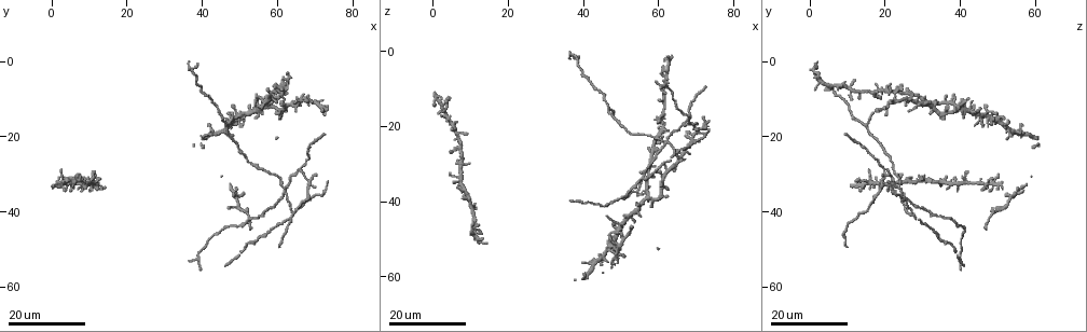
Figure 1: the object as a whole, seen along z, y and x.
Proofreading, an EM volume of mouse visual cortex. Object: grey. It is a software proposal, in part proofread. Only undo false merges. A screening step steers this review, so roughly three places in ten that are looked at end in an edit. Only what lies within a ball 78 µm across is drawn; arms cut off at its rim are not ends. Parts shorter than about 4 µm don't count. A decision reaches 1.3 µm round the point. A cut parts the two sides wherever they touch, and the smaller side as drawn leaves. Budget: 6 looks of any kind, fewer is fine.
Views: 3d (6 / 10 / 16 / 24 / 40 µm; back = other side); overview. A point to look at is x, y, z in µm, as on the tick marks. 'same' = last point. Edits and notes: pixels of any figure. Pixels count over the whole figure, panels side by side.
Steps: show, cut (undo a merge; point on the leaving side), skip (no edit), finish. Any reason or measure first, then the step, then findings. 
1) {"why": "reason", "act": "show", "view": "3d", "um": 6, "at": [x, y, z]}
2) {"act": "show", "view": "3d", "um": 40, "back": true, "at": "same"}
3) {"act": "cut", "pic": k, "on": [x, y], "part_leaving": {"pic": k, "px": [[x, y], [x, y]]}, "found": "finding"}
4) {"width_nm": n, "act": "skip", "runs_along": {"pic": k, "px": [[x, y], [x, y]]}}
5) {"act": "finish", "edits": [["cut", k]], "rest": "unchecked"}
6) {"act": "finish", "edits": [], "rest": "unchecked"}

{"why": "four arms meet", "act": "show", "view": "3d", "um": 16, "at": [37.0, 2.0, 1.0]}

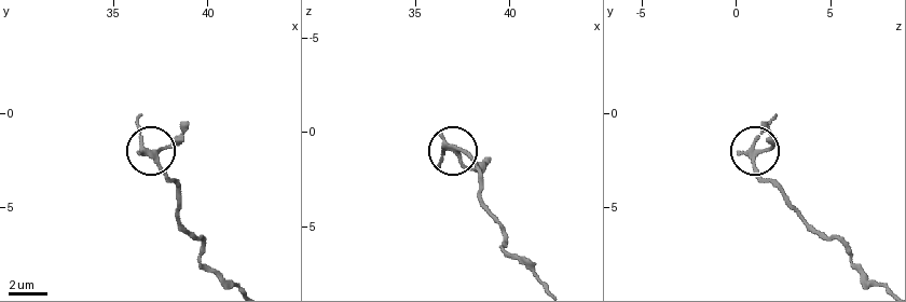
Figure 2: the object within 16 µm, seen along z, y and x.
{"act": "show", "view": "3d", "um": 10, "at": [37.3, 2.0, 1.1]}

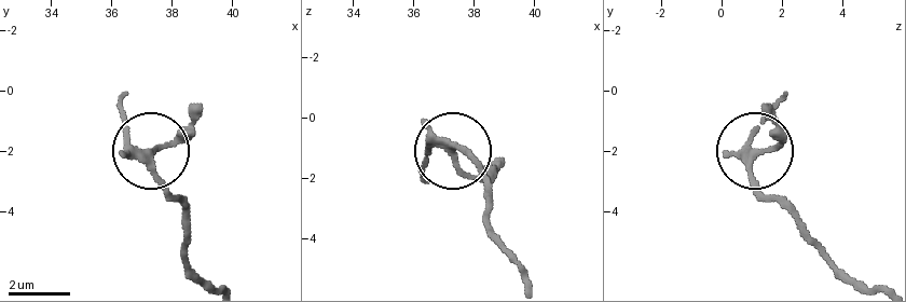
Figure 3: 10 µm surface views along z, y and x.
{"arms": 4, "act": "skip", "runs_along": {"pic": 3, "px": [[524, 279], [455, 148], [463, 168], [498, 166]]}, "found": "all the same neuron"}

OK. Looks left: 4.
{"why": "branch point", "act": "show", "view": "3d", "um": 24, "at": [64.5, 40.5, 26.5]}

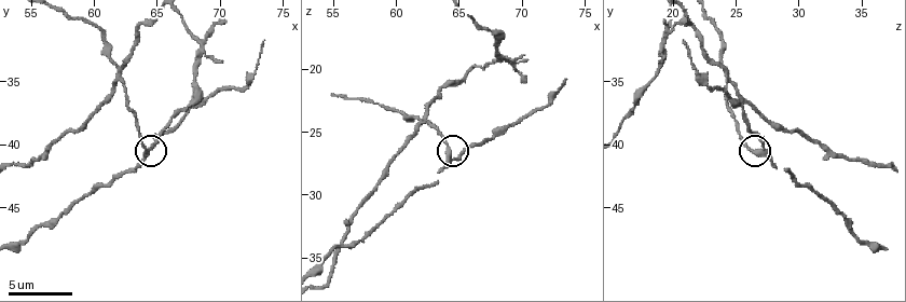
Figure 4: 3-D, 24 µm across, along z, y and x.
{"act": "show", "view": "3d", "um": 6, "at": [64.4, 40.2, 27.0]}

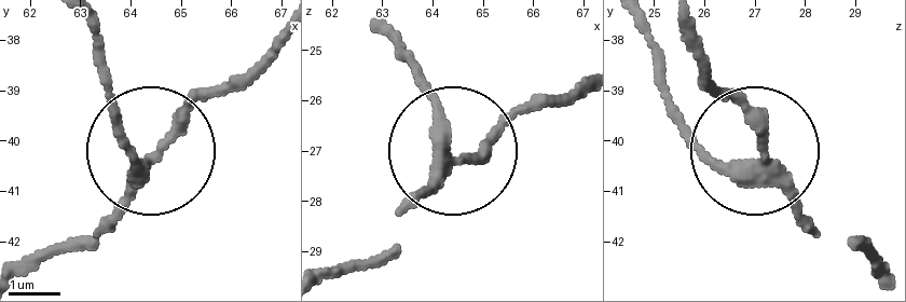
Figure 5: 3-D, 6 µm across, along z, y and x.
{"act": "skip", "runs_along": {"pic": 5, "px": [[87, 22], [113, 124], [143, 163], [229, 77]]}, "found": "one neuron here"}

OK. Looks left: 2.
{"why": "arms part here", "act": "show", "view": "3d", "um": 16, "at": [61.8, 33.6, 24.2]}

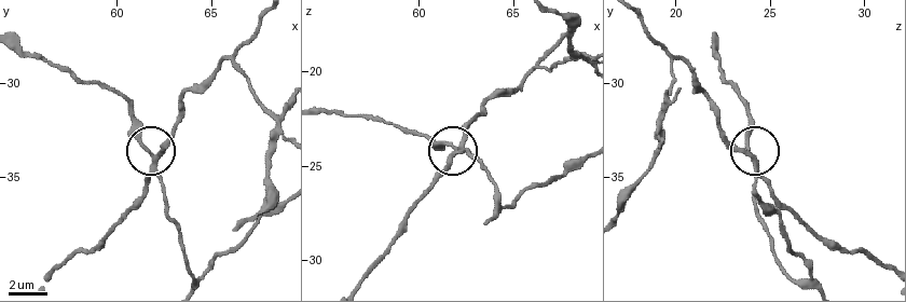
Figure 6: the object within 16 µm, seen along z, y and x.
{"arms": 3, "act": "cut", "pic": 6, "on": [160, 146], "part_leaving": {"pic": 6, "px": [[757, 165], [771, 193], [814, 232], [868, 252], [888, 269]]}, "found": "two neurons meet here"}

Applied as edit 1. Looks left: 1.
{"act": "finish", "edits": [["cut", 6]], "rest": "unchecked"}

